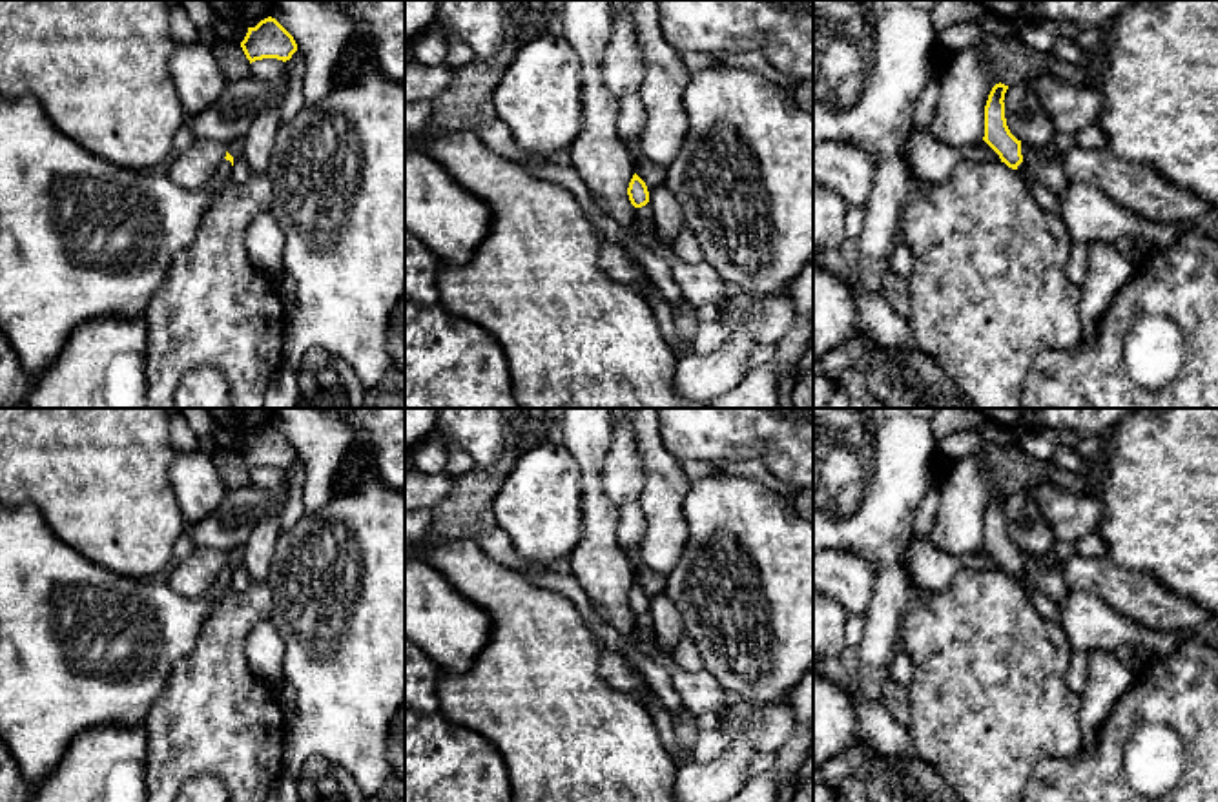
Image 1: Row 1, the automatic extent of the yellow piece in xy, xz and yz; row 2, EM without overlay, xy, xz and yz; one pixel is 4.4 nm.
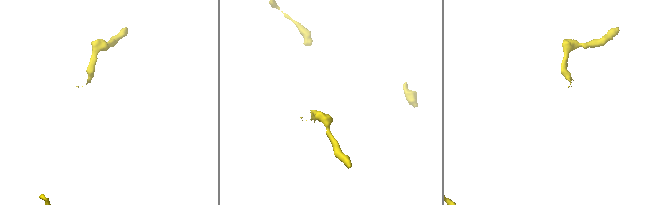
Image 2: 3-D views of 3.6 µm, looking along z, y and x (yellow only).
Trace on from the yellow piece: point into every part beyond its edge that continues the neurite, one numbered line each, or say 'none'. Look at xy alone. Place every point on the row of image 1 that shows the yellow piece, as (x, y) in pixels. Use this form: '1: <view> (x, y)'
1: xy (81, 239)

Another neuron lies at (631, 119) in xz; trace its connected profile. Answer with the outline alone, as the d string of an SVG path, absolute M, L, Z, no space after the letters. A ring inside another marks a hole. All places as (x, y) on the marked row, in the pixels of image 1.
M625 95L618 100L618 104L618 137L629 148L635 159L635 173L645 182L647 191L651 193L656 186L664 184L666 170L642 159L636 149L636 140L645 126L645 106L640 95Z

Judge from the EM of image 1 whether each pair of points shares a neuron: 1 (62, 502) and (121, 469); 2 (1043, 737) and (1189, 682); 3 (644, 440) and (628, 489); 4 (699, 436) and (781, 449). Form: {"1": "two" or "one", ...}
{"1": "one", "2": "two", "3": "two", "4": "one"}

